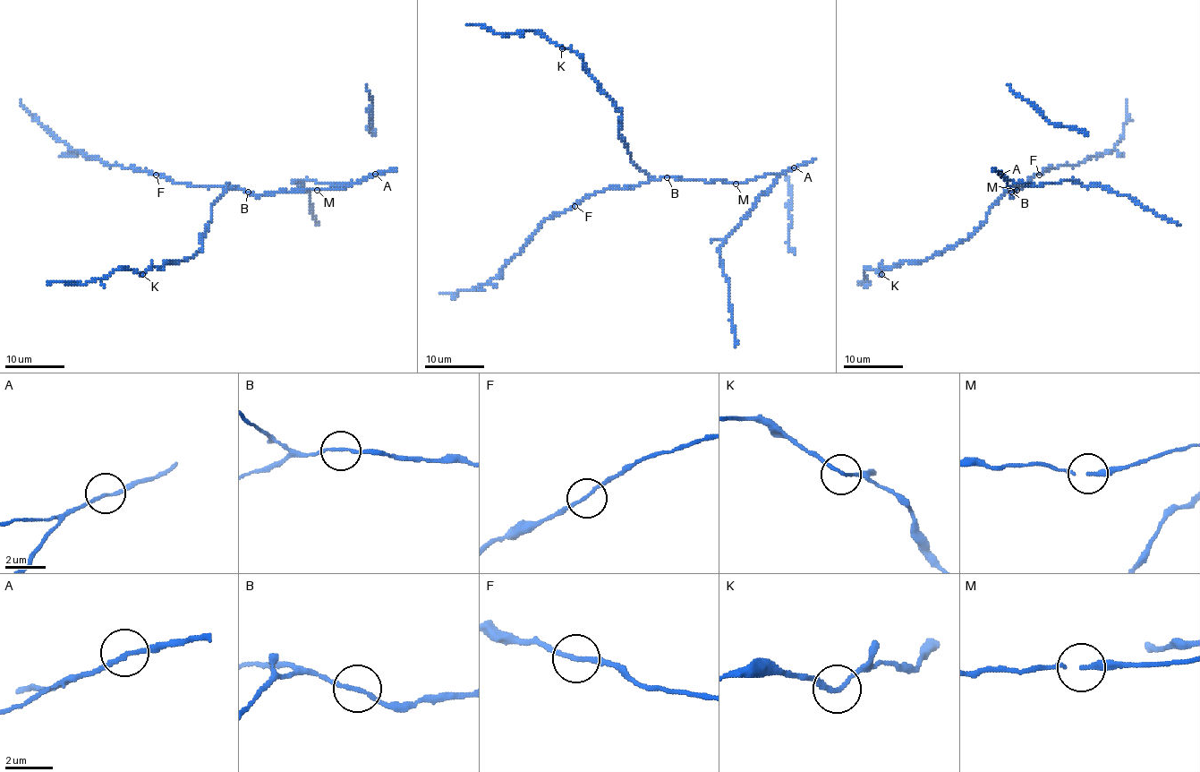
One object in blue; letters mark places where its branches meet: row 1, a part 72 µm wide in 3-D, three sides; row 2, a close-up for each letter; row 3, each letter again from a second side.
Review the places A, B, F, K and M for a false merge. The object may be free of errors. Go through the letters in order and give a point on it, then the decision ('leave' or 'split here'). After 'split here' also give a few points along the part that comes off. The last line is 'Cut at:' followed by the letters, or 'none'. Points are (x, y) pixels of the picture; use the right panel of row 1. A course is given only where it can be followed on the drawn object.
A: place (1000, 174); leave
B: place (1011, 192); leave
F: place (1039, 175); leave
K: place (881, 274); leave
M: place (1017, 190); leave
Cut at: none

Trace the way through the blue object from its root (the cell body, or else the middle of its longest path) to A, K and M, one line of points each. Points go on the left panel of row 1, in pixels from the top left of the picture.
A: (248, 192), (272, 194), (293, 190), (337, 190), (367, 179), (375, 174)
K: (248, 192), (228, 188), (212, 205), (210, 221), (200, 237), (200, 251), (142, 273)
M: (248, 192), (272, 194), (293, 190), (317, 190)

